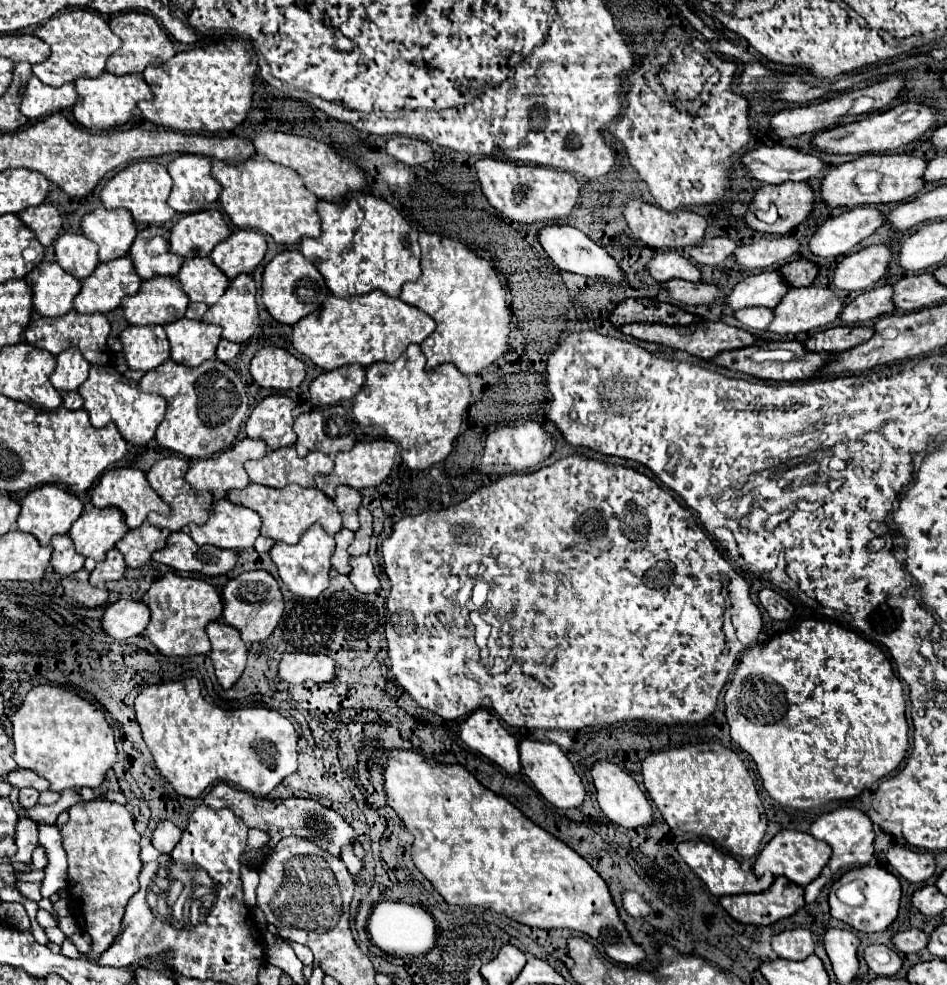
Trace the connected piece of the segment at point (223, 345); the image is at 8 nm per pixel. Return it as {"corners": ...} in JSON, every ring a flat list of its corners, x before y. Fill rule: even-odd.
{"corners":[[221,340,219,342,219,346,217,346,217,354,215,354,215,358,217,360,221,360,221,362,229,362,231,358,235,358,237,356,237,352,239,352,239,344,235,344,235,342,229,342,229,340]]}

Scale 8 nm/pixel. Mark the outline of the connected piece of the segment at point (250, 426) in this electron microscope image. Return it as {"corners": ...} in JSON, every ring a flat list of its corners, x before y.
{"corners":[[271,394,263,398,245,424,247,436,267,442,273,450,293,446,297,438,293,432,293,408,295,402,285,394]]}

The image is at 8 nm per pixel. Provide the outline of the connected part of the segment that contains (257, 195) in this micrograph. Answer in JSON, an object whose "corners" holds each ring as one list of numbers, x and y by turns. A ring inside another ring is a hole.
{"corners":[[249,158,241,164,217,160,213,162,211,176,221,184,219,204,237,228,253,228,261,234,271,234,279,244,295,244,301,236,317,238,321,232,321,220,315,208,317,196,305,190,297,172,269,160]]}

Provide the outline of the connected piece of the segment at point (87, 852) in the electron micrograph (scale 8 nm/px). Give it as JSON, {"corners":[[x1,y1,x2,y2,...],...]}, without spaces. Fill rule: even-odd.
{"corners":[[109,800,77,802,69,808,69,822,61,828,63,848,69,860,71,910,79,926,93,938,89,956,97,956,113,944,121,928,127,900,137,892,141,872,139,840,133,828,133,816,125,806]]}

